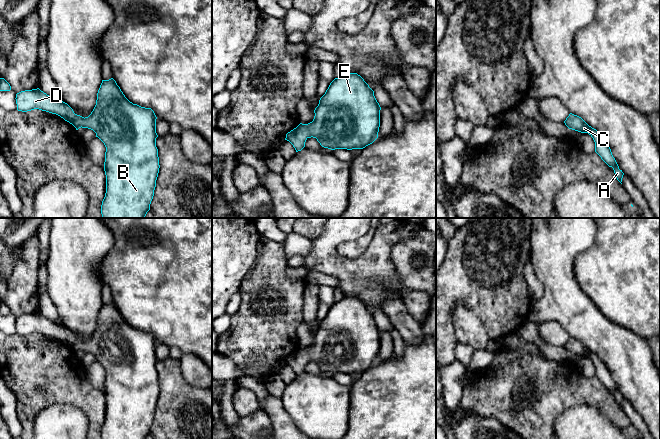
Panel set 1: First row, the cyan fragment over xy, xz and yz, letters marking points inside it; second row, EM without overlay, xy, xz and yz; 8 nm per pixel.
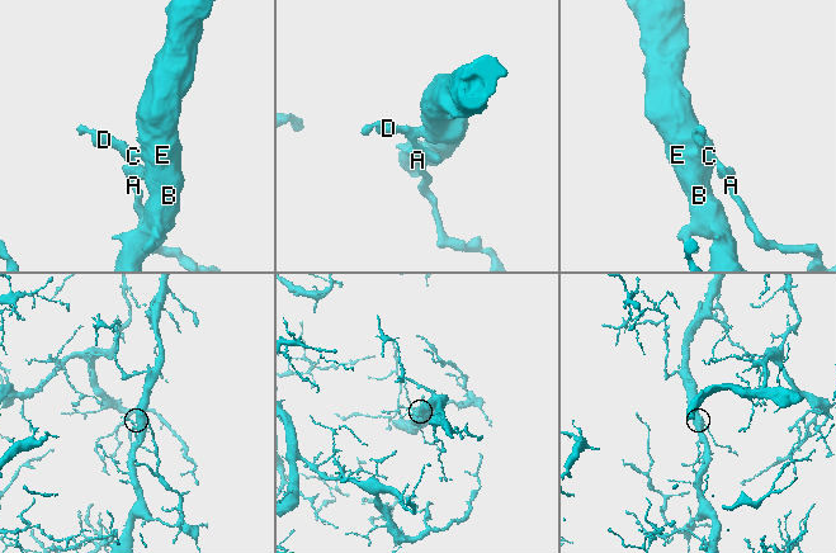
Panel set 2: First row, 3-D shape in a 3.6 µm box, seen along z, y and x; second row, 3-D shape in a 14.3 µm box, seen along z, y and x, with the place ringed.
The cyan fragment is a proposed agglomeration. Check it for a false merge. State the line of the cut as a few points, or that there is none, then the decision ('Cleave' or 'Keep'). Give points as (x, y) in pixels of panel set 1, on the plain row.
No split. Keep

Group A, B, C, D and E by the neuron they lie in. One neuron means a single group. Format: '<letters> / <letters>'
A B C D E

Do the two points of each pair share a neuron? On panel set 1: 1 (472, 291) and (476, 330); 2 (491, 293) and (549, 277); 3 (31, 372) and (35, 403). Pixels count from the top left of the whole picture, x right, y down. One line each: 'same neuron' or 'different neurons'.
1: different neurons
2: different neurons
3: same neuron

